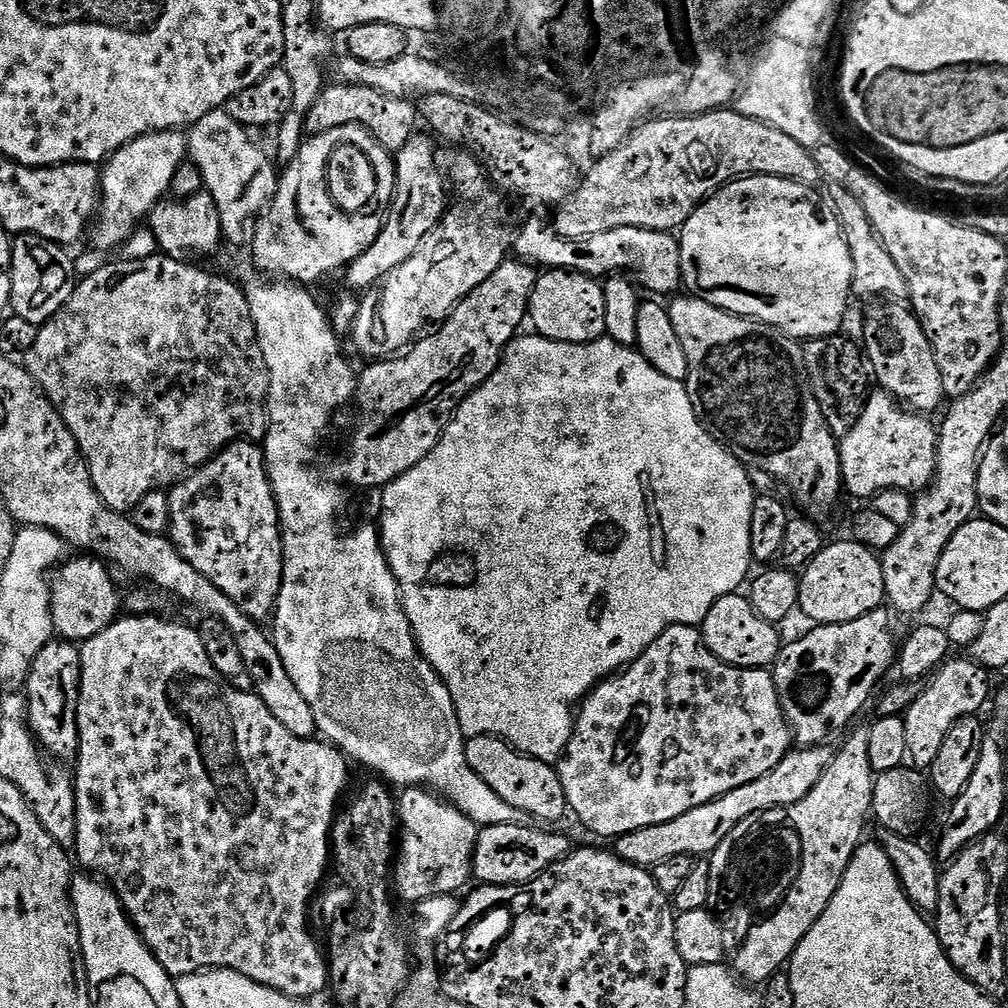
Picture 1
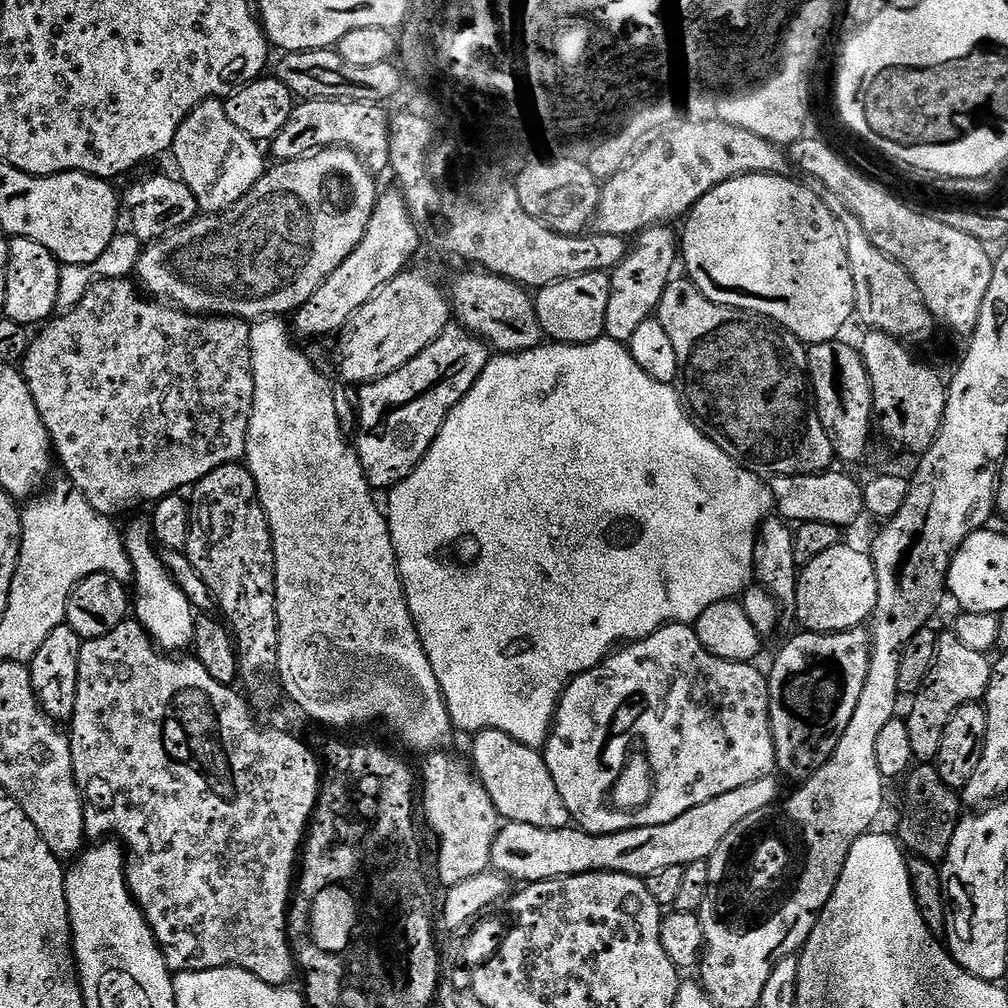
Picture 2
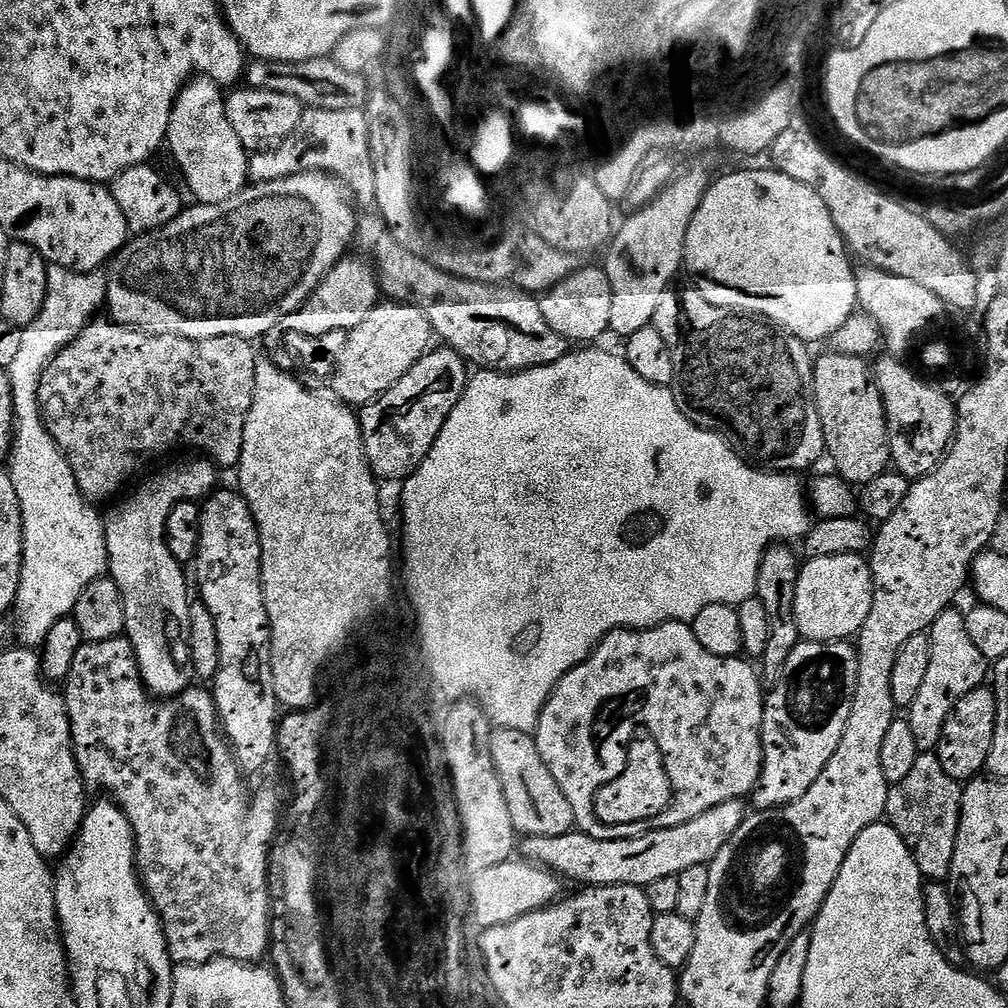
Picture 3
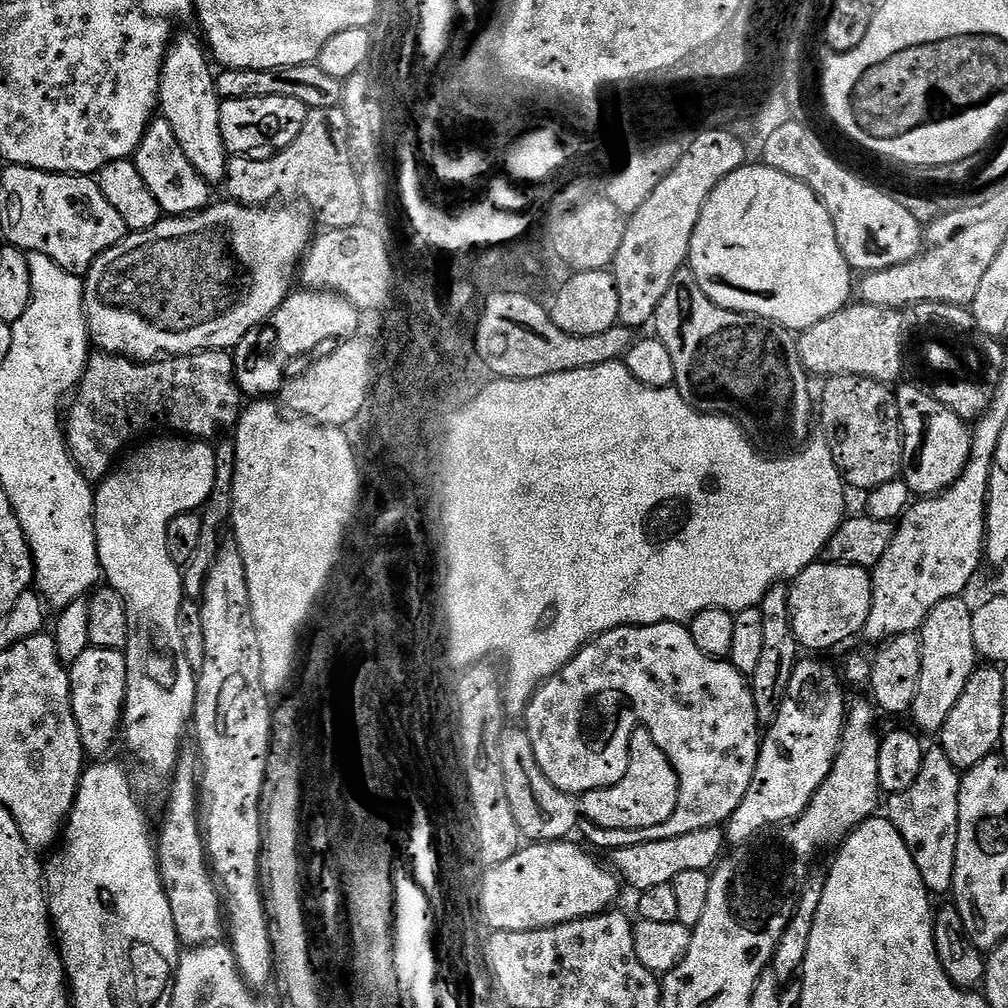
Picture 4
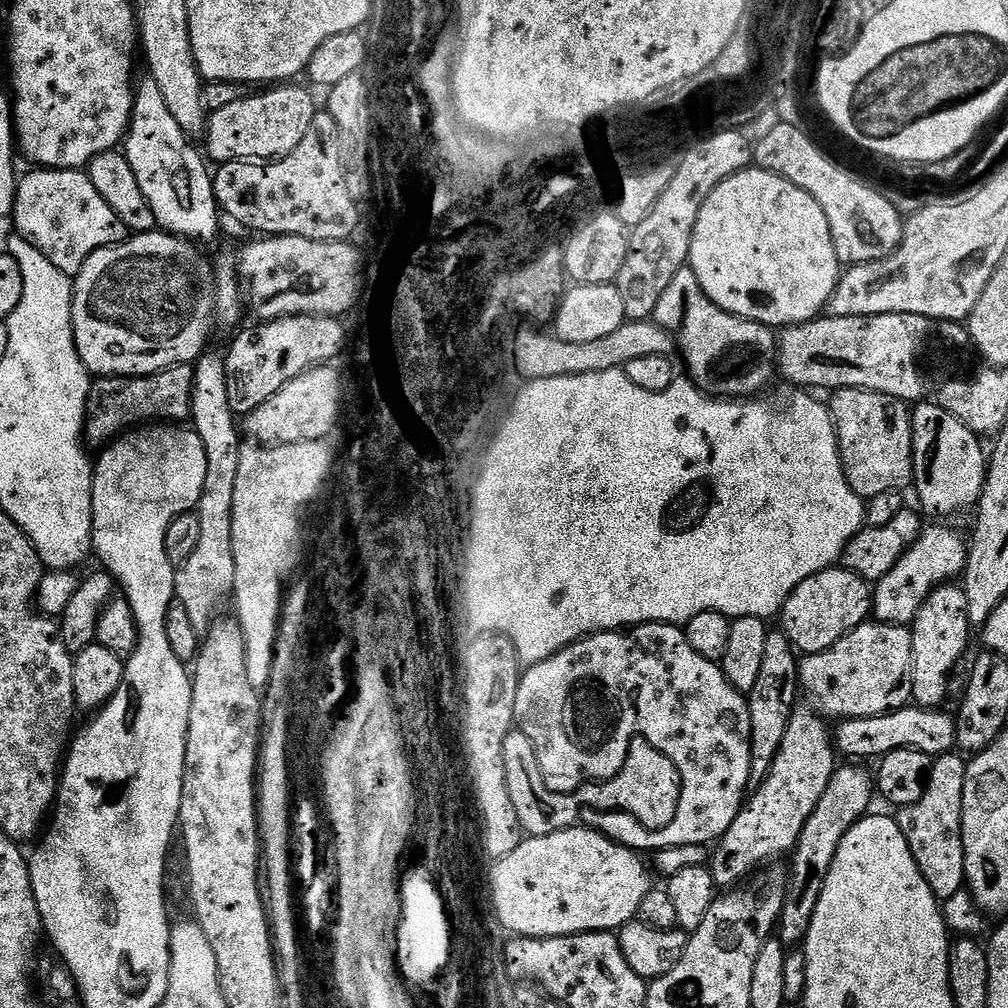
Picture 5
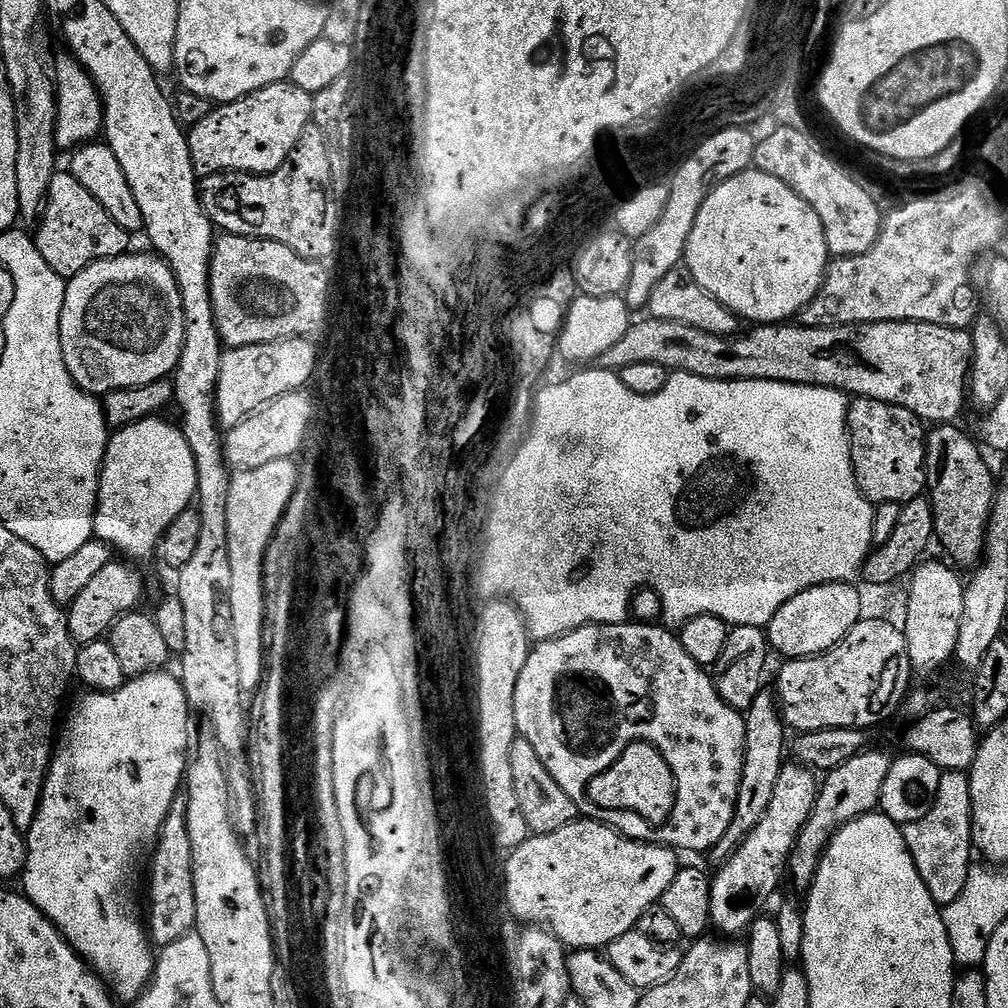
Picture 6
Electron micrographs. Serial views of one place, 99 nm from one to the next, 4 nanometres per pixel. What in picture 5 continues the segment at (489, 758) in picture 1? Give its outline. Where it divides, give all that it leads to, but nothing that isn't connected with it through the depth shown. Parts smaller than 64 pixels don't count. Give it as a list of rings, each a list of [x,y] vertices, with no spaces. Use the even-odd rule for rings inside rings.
[[[513,730],[508,733],[506,742],[502,742],[502,758],[506,770],[506,790],[510,790],[514,814],[518,814],[520,827],[528,836],[545,836],[577,827],[582,814],[576,810],[572,800],[564,800],[566,792],[555,792],[546,786],[546,778],[542,778],[542,766],[538,766],[534,742],[530,742],[524,732]]]

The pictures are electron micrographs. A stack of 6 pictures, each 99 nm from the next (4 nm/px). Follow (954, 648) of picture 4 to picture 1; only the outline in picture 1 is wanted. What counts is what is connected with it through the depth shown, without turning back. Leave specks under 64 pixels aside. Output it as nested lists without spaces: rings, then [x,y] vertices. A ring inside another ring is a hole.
[[[971,658],[964,660],[949,659],[940,665],[938,671],[927,681],[920,697],[903,713],[906,726],[906,746],[908,760],[917,769],[931,769],[934,758],[938,758],[938,750],[942,750],[942,742],[946,742],[946,734],[954,730],[954,722],[967,716],[975,716],[980,707],[988,700],[989,673]]]

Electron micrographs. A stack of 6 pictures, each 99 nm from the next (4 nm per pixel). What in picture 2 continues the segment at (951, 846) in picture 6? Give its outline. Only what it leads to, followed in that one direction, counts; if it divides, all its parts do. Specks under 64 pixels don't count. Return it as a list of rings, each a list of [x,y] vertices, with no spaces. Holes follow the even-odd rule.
[[[928,762],[913,767],[903,784],[904,809],[900,812],[898,831],[901,845],[913,857],[933,862],[943,861],[944,855],[950,850],[950,838],[954,838],[954,830],[962,819],[962,800],[957,789],[946,786],[946,782],[942,782],[942,774],[938,774],[938,770]]]

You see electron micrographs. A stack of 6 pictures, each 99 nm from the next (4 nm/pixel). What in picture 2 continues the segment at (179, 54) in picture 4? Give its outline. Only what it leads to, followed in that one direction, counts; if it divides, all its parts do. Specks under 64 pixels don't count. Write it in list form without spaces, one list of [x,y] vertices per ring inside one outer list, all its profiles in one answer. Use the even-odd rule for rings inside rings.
[[[217,98],[214,100],[203,100],[191,114],[182,122],[178,134],[174,138],[170,152],[176,155],[176,164],[180,167],[178,171],[179,179],[194,194],[201,209],[205,213],[226,212],[230,206],[238,203],[258,181],[263,178],[266,171],[264,156],[260,153],[261,145],[255,140],[251,140],[230,118],[224,109],[224,100]]]

